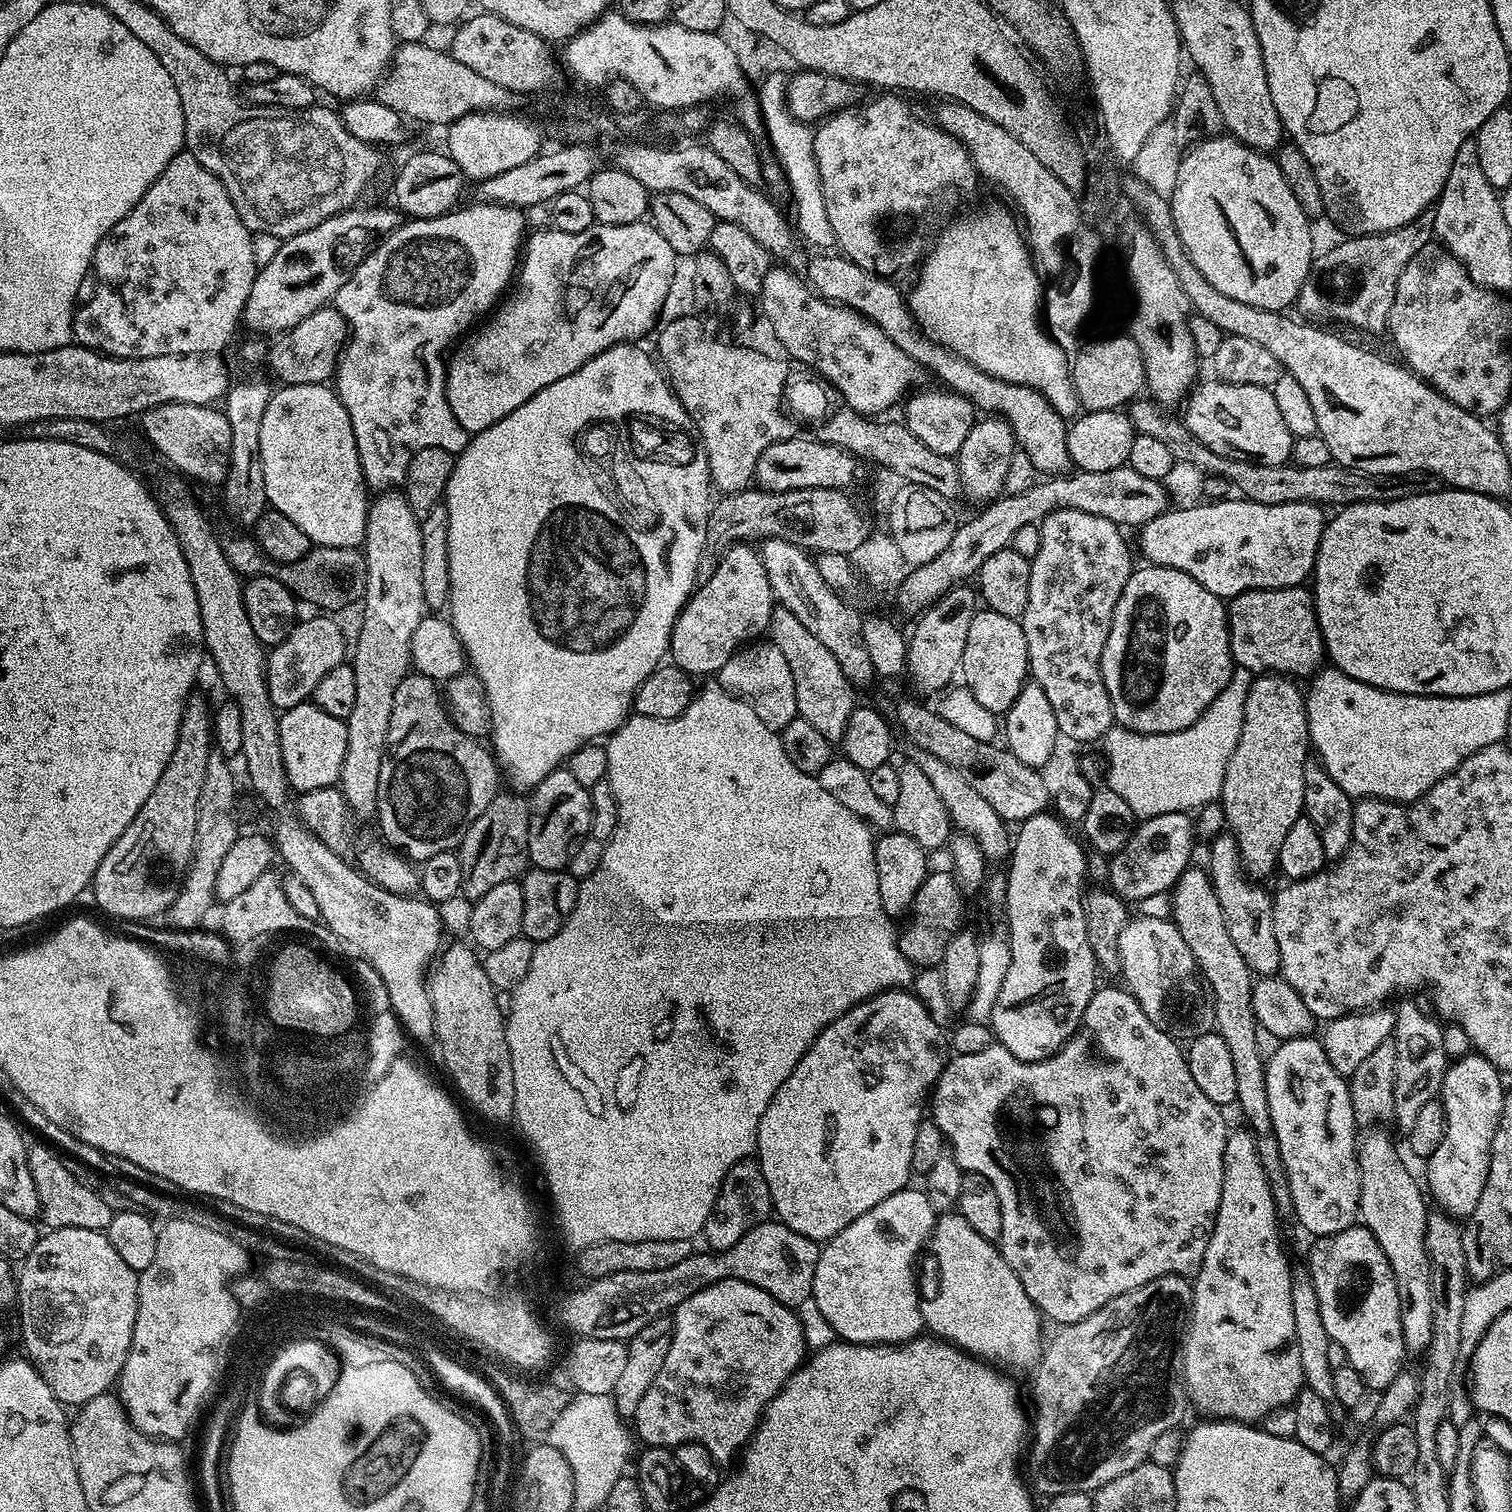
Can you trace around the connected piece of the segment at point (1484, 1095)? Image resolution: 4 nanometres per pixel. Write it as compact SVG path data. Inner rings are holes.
M1479 1054L1451 1061L1444 1072L1440 1096L1446 1114L1446 1134L1438 1150L1427 1157L1426 1188L1440 1203L1437 1205L1451 1217L1471 1216L1474 1206L1478 1206L1478 1198L1482 1198L1482 1186L1486 1186L1486 1174L1490 1174L1494 1134L1504 1105L1506 1085L1500 1080L1503 1080L1500 1071Z

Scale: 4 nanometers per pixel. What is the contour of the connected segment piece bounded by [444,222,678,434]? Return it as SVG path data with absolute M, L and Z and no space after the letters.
M641 222L639 224L627 224L626 226L606 226L605 224L595 223L592 227L582 230L582 234L566 234L565 232L557 232L555 230L547 231L536 232L533 236L531 233L527 237L526 243L522 248L522 259L518 265L518 275L515 277L514 287L511 289L507 299L495 309L491 319L484 322L489 322L489 324L481 323L463 341L465 344L460 349L457 347L447 357L446 371L444 373L446 398L450 402L450 410L454 410L454 418L458 418L460 425L470 434L475 434L486 430L490 426L494 426L494 422L498 422L502 418L506 418L506 414L518 410L518 406L522 406L522 402L526 402L534 394L538 394L538 390L550 386L550 382L558 382L558 378L566 378L566 374L574 374L574 370L578 370L583 364L590 362L590 358L602 354L606 349L615 346L615 344L639 341L641 339L639 336L644 336L651 330L652 323L656 320L656 315L663 310L664 303L668 300L668 291L672 288L672 275L676 272L678 257L674 250L670 250L670 245L666 243L666 238L662 238L662 234L658 234L658 230L652 227L651 223Z

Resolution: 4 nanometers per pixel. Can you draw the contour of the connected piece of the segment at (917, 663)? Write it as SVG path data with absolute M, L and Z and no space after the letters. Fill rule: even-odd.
M957 586L951 588L942 598L938 598L930 607L919 613L916 629L908 641L908 663L906 665L907 675L912 675L912 680L924 692L936 692L947 689L953 683L952 675L960 672L962 654L966 650L966 634L970 634L970 622L976 617L978 611L978 592L972 586Z

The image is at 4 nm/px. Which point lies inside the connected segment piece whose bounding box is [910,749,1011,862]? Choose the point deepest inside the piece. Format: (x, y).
(970, 812)

